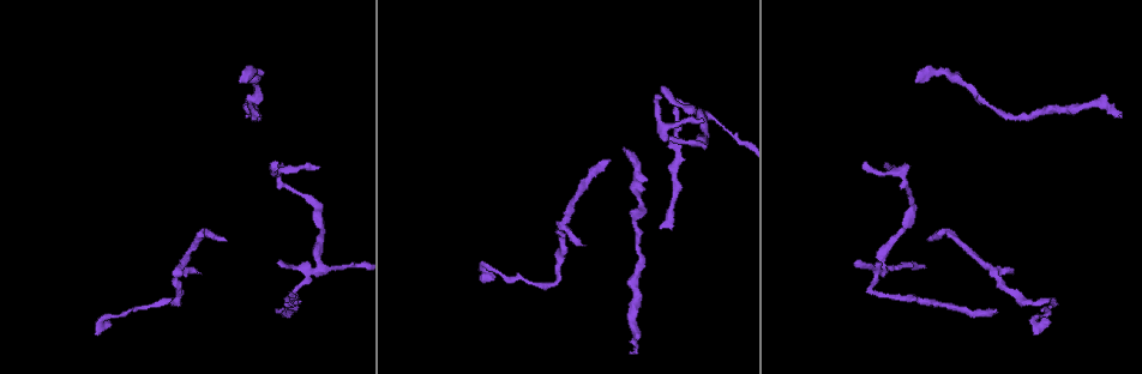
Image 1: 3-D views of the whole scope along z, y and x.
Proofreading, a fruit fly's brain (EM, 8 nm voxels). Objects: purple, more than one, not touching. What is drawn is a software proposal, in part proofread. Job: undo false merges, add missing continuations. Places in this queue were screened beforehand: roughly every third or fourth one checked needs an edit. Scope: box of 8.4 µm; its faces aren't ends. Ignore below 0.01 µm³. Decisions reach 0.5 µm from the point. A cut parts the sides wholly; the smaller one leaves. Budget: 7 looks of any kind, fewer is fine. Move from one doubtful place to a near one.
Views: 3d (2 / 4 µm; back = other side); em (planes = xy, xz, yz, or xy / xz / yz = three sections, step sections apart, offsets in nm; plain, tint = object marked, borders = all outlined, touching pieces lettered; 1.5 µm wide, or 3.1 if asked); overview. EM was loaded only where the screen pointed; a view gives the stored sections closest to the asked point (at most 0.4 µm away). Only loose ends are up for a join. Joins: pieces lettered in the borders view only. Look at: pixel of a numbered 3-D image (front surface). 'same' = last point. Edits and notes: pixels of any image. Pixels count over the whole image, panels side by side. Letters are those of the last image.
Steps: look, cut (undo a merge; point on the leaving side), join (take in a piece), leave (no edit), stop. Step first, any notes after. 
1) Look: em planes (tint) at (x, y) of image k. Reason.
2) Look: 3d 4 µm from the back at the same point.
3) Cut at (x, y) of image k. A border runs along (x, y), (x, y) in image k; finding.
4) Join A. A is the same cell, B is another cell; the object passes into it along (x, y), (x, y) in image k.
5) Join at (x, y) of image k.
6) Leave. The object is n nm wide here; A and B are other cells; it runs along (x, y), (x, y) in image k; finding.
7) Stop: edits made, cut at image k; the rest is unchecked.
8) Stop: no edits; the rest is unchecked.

Look: 3d 2 µm at (888, 169) of image 1.

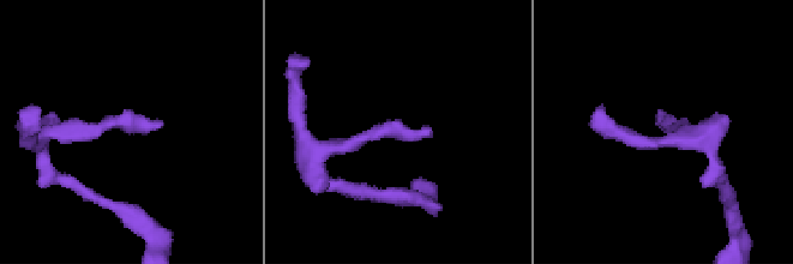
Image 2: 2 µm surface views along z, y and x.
Look: em planes (borders) at (154, 128) of image 2. Shape alone is not enough.

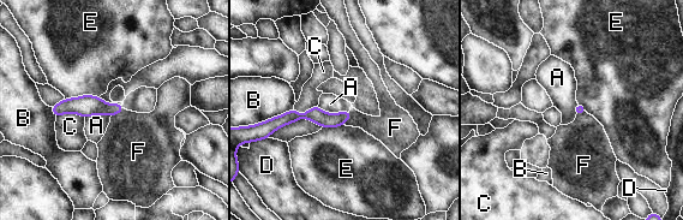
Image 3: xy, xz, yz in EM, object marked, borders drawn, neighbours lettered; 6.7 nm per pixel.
Leave. A, B, C, D, E and F are other cells; a border runs along (318, 105), (328, 113), (349, 108) in image 3; no lettered piece goes on from it.

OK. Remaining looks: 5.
Look: em xy step 4 (borders) at (1055, 298) of image 1.

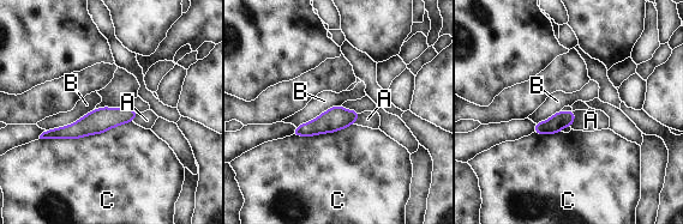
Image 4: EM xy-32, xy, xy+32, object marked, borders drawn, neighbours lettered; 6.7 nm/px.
Leave. The longest contact is with C, 650 nm; A, B and C are other cells; it runs along (133, 114), (45, 135) in image 4; continuous, no second neuron.

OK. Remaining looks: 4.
Look: em planes (tint) at (878, 263) of image 1. Branch point.

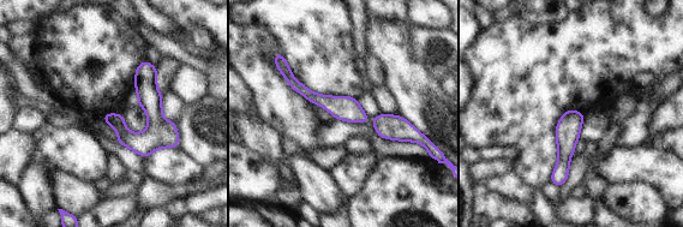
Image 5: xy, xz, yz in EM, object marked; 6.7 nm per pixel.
Look: em planes (borders) at the same point.

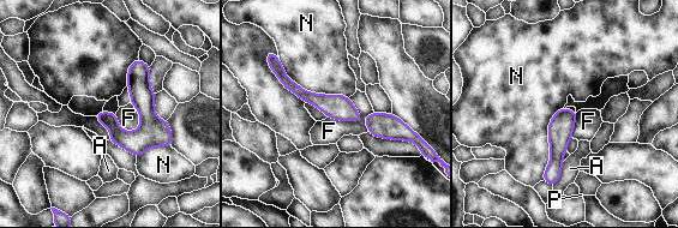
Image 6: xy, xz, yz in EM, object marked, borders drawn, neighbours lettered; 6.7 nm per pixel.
Leave. The longest contact is with N, 550 nm; A, F, N and P are other cells; all the same neuron.

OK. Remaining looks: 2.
Stop: no edits; the rest is unchecked.

